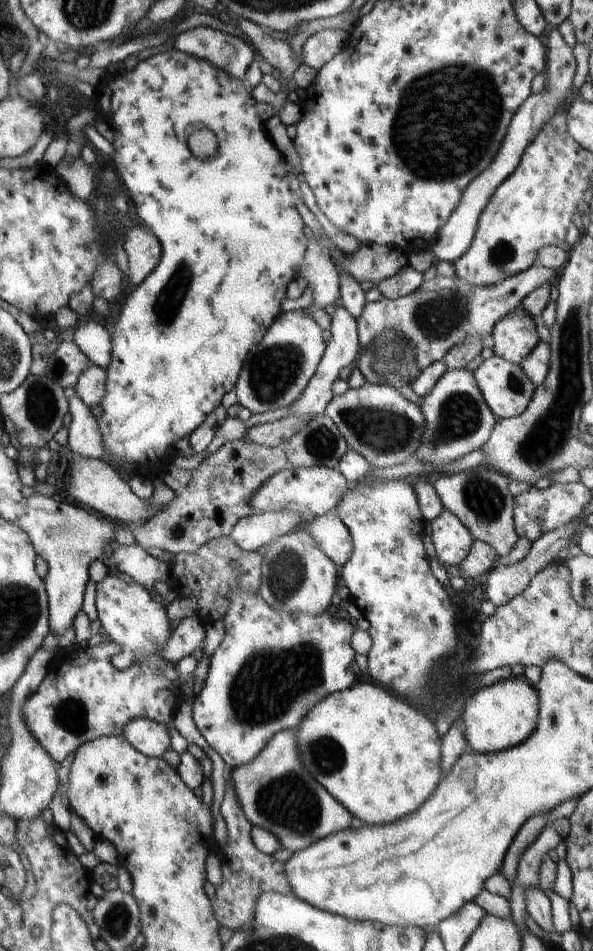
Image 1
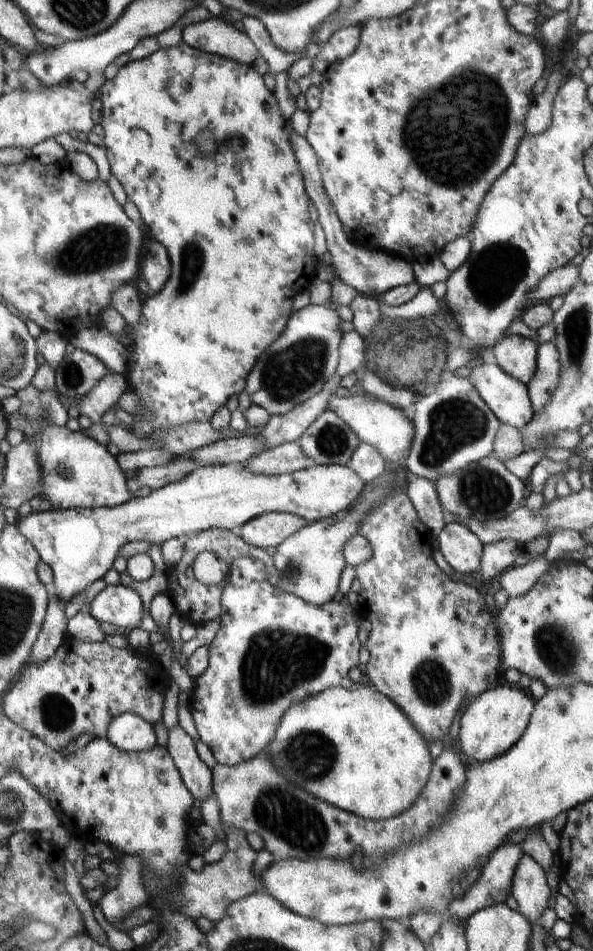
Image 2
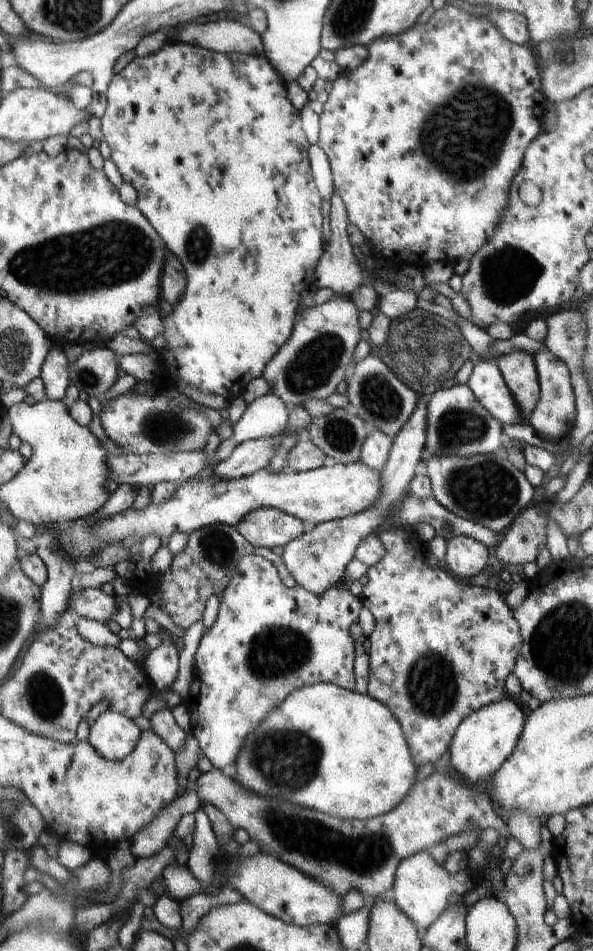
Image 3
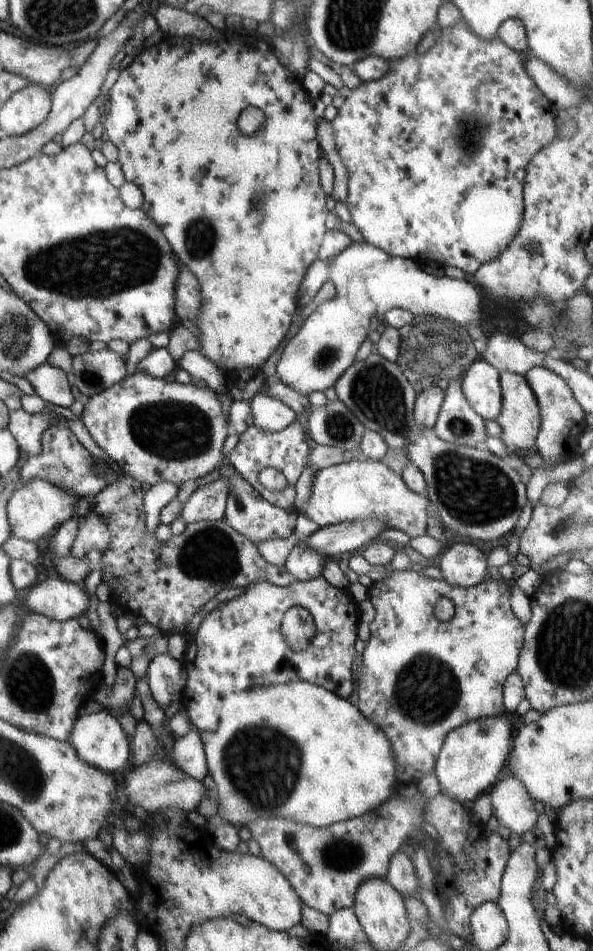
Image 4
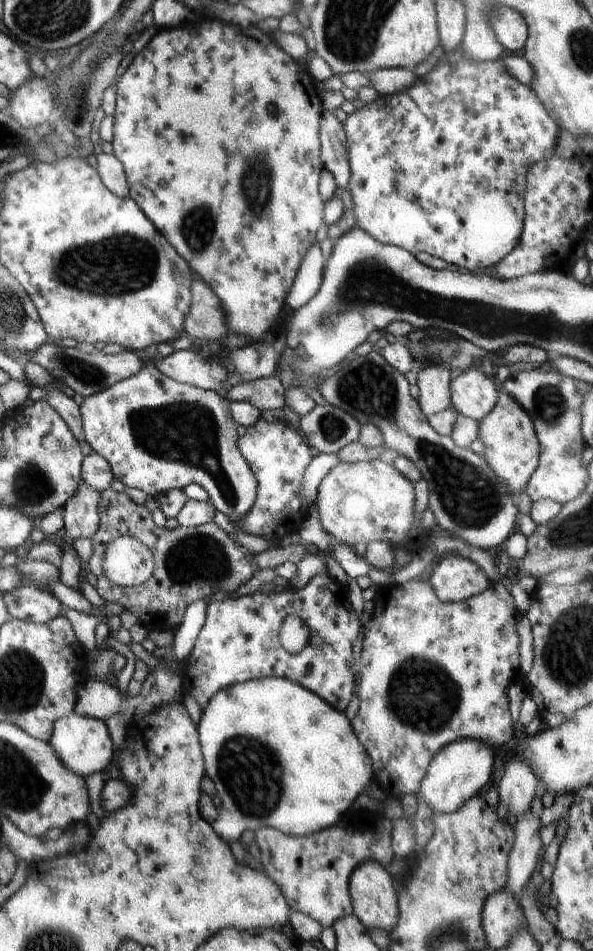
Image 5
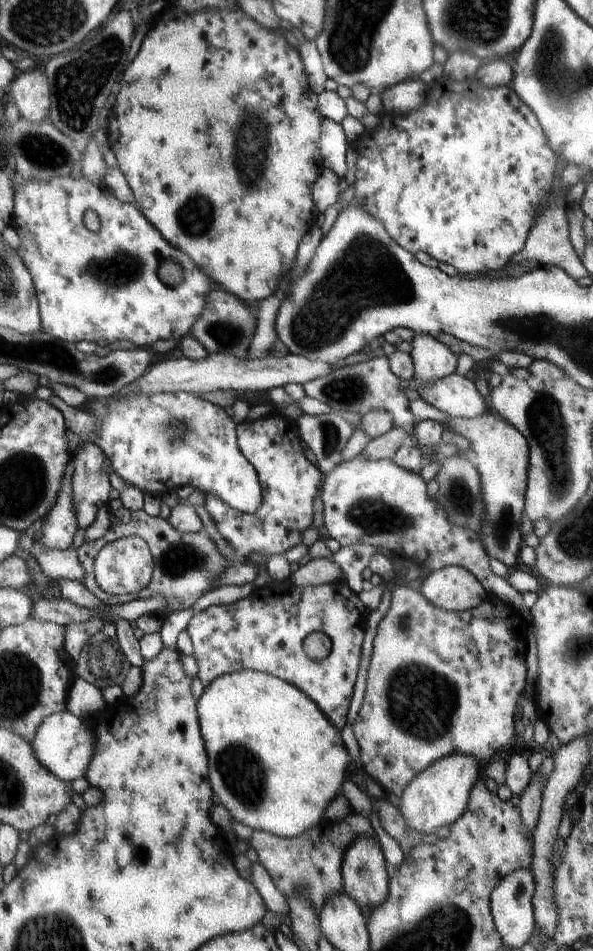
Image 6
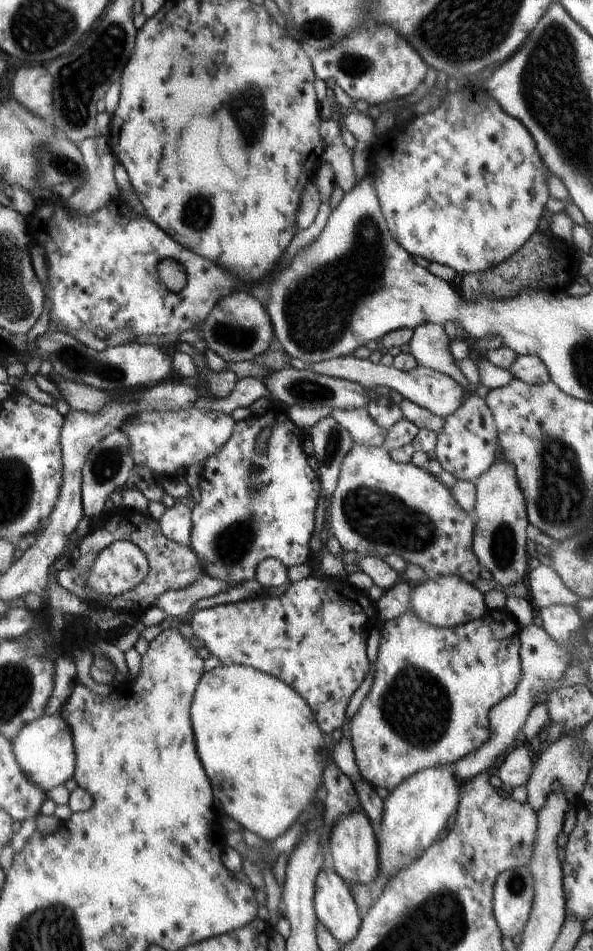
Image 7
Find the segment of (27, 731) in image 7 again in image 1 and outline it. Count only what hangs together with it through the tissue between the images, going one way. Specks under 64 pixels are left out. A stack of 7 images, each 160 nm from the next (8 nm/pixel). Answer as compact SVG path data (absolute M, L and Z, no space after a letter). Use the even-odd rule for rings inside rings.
M135 718L124 724L122 736L147 757L162 757L171 748L168 727L150 719Z

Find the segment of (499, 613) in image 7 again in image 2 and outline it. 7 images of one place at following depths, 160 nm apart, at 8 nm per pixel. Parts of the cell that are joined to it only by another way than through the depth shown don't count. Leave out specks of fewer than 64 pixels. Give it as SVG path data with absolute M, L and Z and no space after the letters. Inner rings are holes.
M400 492L392 493L382 505L376 509L372 509L367 513L359 534L365 539L368 539L372 547L372 556L362 564L359 564L355 569L356 578L360 581L361 591L358 595L354 596L355 609L357 614L362 616L363 619L368 619L371 622L371 630L369 632L366 646L370 653L369 661L366 664L367 672L372 688L387 696L392 702L395 702L400 710L411 720L411 723L417 728L419 733L425 738L425 741L430 744L434 741L446 743L448 741L448 732L454 718L458 711L465 710L464 704L467 701L472 701L479 694L487 691L496 680L502 680L501 673L503 672L501 666L501 648L499 636L496 626L496 613L482 595L474 586L464 583L464 578L449 577L438 567L438 564L433 559L433 534L420 522L416 509L410 502L407 494L400 494Z

